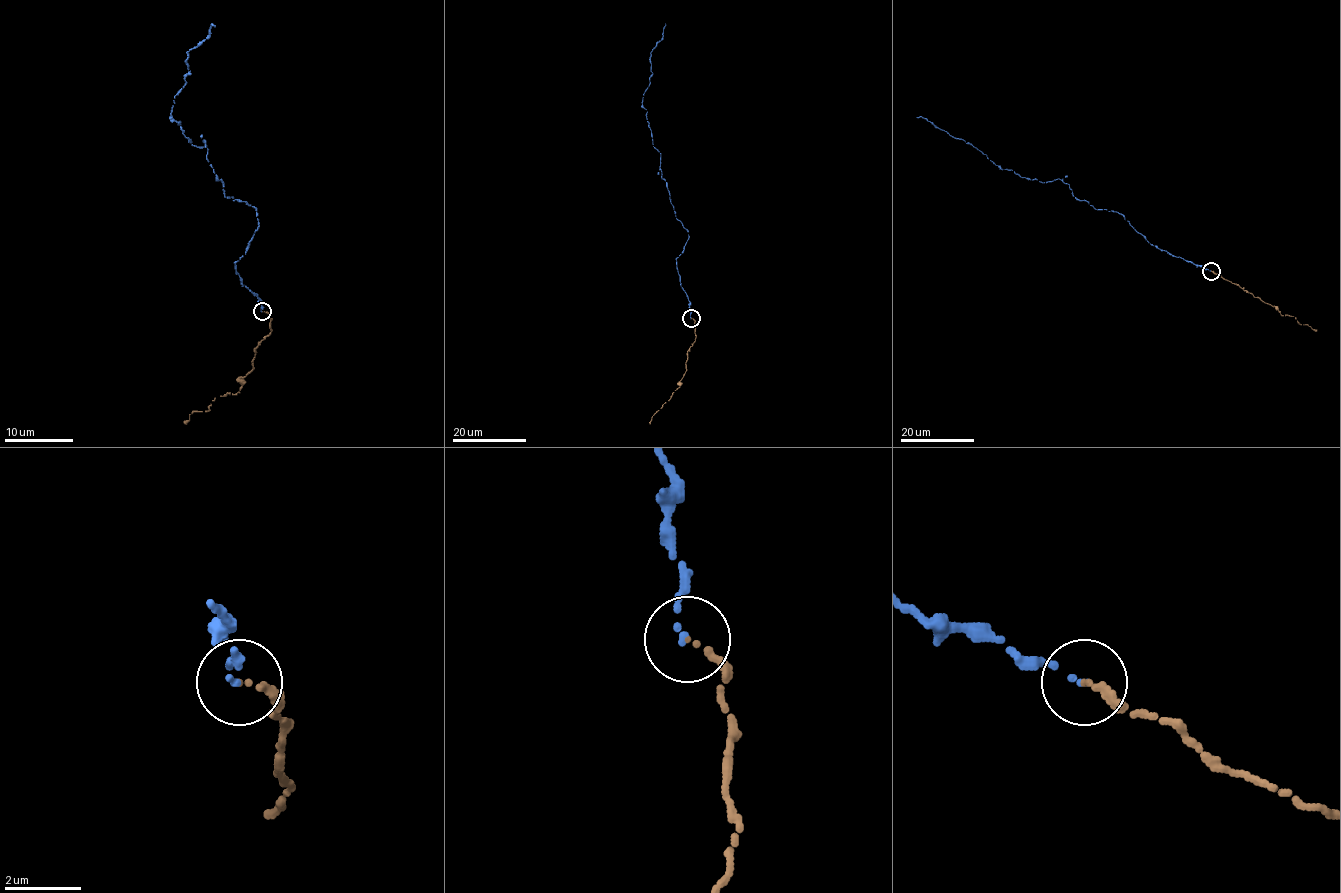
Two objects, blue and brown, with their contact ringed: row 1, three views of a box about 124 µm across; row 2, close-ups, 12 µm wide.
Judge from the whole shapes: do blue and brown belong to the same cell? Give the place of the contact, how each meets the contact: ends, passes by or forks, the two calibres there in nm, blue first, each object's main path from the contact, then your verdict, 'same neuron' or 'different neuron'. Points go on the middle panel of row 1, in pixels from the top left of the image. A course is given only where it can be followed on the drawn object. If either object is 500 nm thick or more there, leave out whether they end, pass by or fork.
(691, 318) | blue ends | brown ends | 140/110 nm | blue via (691, 318), (676, 260), (688, 231), (676, 218), (642, 103), (653, 73), (651, 52), (665, 24) | brown via (691, 318), (694, 320), (696, 336), (687, 351), (686, 370), (680, 386), (649, 423) | same neuron

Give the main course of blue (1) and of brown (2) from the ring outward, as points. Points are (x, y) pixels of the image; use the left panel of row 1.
1: (262, 311), (234, 264), (257, 211), (226, 197), (205, 140), (191, 144), (171, 114), (188, 51), (214, 25)
2: (262, 311), (272, 330), (255, 347), (241, 389), (215, 397), (184, 423)

